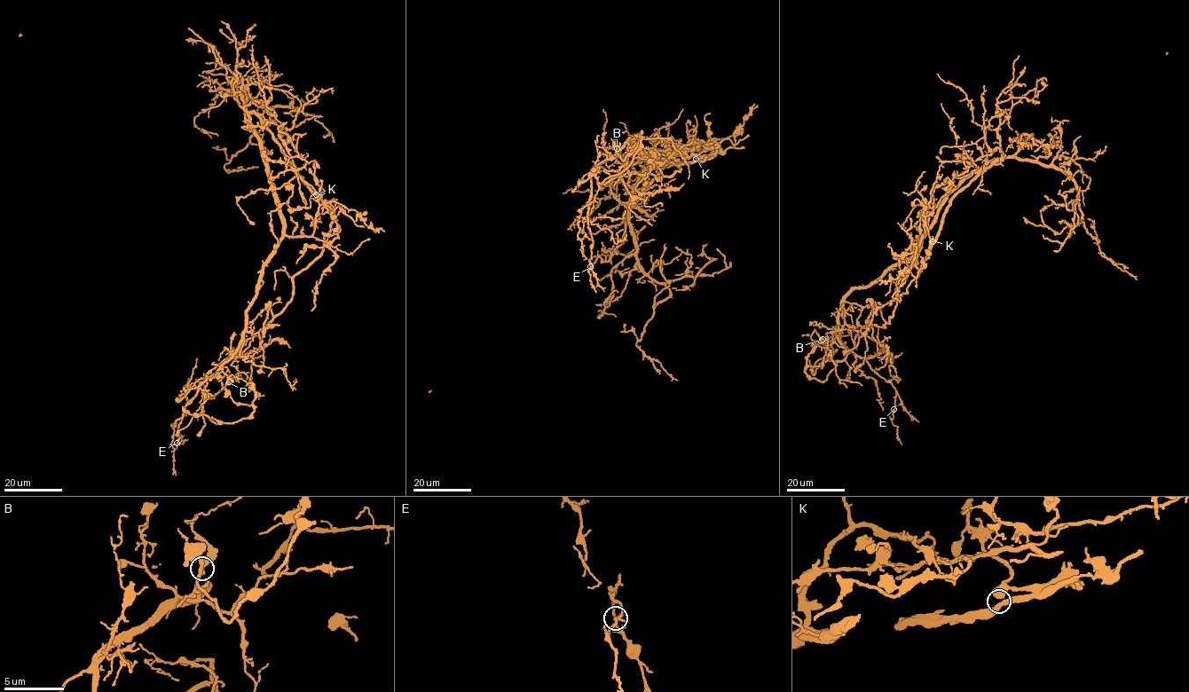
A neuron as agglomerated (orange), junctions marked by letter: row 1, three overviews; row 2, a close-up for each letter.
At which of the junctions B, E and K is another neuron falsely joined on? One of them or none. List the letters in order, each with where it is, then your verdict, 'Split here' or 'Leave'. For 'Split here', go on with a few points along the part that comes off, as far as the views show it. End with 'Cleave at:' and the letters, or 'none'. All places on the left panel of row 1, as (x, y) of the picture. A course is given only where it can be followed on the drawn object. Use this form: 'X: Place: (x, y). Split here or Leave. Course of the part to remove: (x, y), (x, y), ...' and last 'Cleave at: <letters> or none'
B: Place: (229, 381). Leave
E: Place: (177, 443). Leave
K: Place: (316, 194). Leave
Cleave at: none

